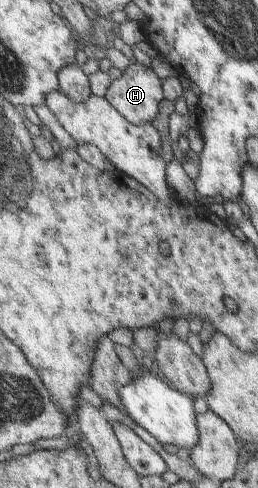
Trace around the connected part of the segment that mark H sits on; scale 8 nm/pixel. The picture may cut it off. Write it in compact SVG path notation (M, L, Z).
M135 63L109 84L104 98L128 122L139 125L156 116L162 93L162 82L152 74L152 69Z

